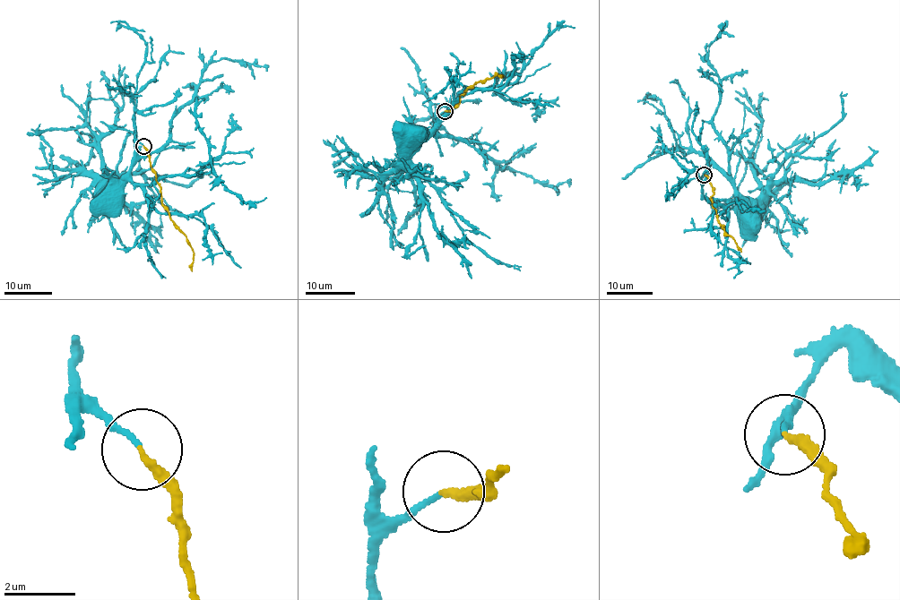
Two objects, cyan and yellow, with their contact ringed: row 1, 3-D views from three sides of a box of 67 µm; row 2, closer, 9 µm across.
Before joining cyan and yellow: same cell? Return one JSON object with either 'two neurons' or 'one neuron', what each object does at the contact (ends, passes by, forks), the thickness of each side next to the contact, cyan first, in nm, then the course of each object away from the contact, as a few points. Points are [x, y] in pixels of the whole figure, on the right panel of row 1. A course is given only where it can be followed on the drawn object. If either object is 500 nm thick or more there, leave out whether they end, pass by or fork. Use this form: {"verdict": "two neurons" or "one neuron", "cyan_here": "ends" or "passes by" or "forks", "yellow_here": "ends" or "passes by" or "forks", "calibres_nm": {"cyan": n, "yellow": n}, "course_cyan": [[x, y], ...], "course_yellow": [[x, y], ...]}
{"verdict": "two neurons", "cyan_here": "ends", "yellow_here": "ends", "calibres_nm": {"cyan": 120, "yellow": 240}, "course_cyan": [[704, 175], [704, 171], [711, 164], [740, 193], [757, 225]], "course_yellow": [[704, 175], [713, 191], [711, 201], [719, 225], [740, 252]]}

